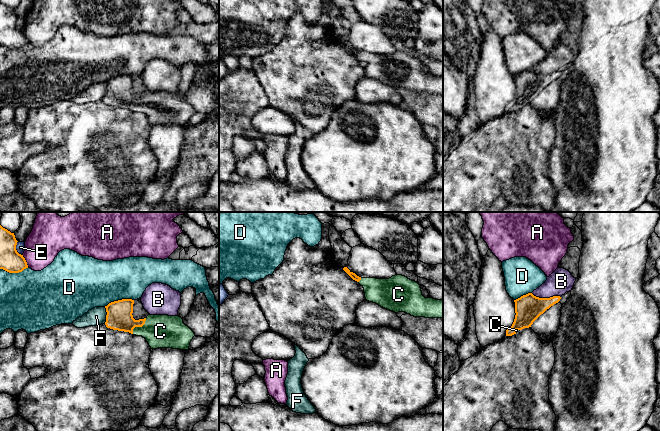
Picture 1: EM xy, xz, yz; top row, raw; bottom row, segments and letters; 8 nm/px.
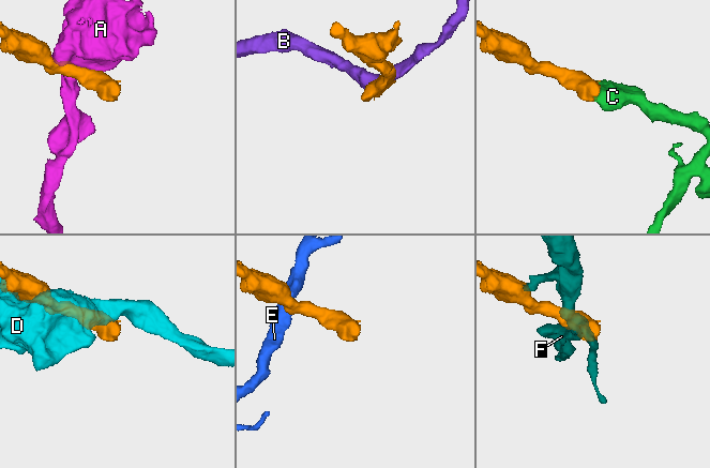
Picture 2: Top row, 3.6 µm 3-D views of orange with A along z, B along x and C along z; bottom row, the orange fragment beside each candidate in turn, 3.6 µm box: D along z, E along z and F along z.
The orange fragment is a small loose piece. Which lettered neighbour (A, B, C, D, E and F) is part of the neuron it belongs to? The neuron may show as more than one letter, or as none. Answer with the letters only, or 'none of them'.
C

